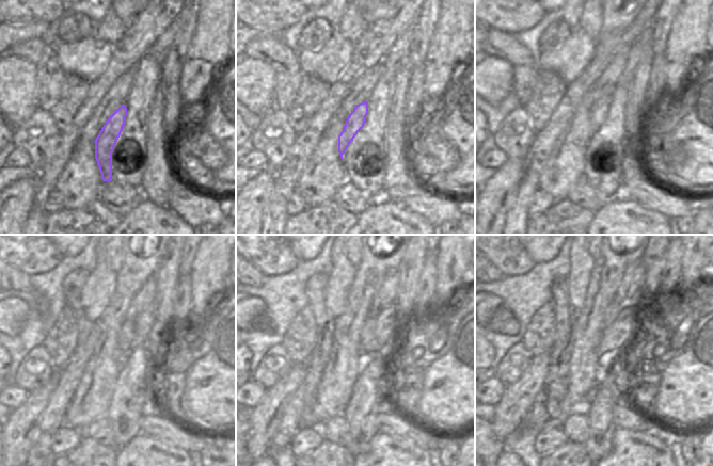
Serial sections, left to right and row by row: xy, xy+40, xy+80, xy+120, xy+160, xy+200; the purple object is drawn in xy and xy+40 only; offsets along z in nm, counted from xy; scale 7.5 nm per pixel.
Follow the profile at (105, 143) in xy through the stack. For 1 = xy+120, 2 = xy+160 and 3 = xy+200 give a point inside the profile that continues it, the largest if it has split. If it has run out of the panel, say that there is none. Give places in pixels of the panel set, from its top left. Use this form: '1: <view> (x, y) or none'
1: xy+120 (127, 333)
2: xy+160 (366, 334)
3: xy+200 (614, 309)

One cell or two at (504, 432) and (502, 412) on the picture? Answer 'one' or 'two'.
one

